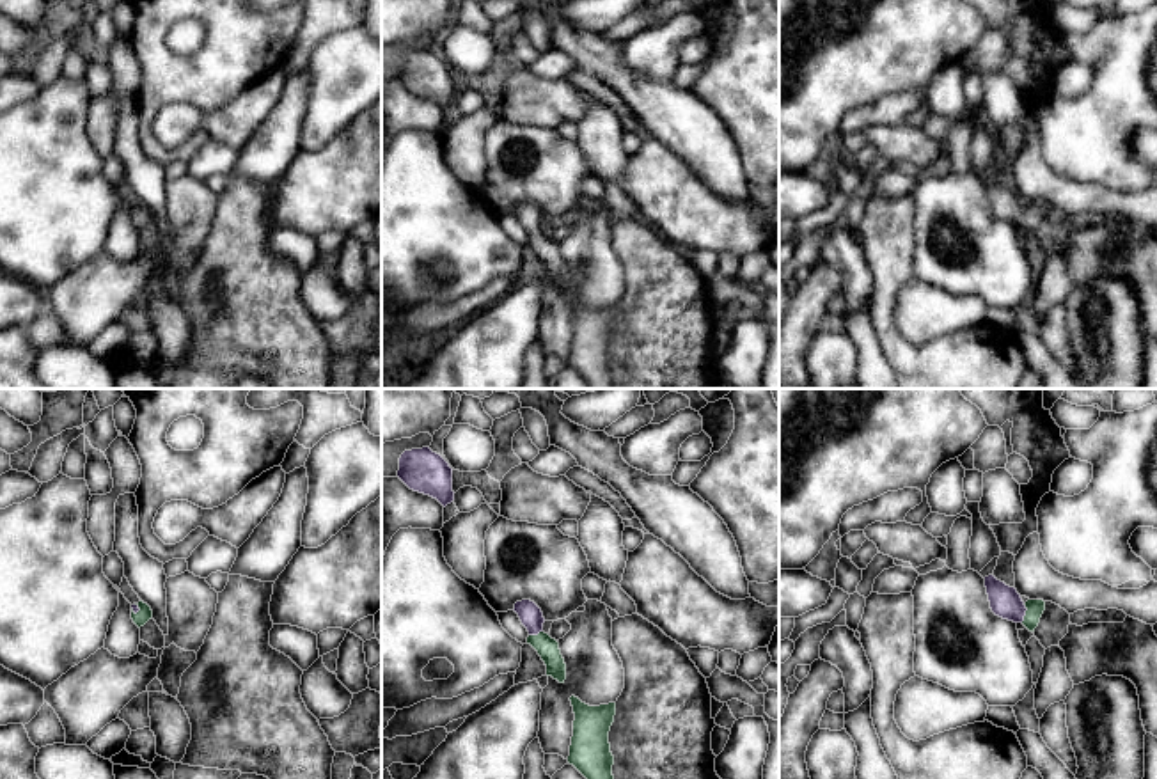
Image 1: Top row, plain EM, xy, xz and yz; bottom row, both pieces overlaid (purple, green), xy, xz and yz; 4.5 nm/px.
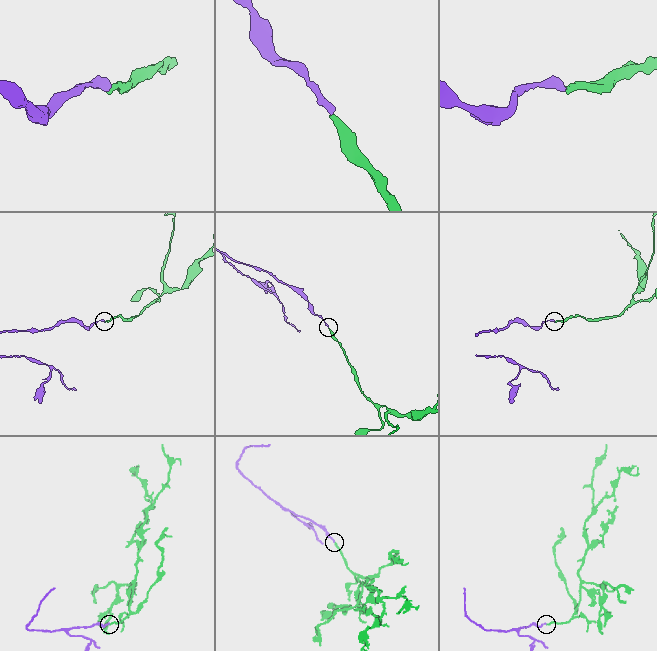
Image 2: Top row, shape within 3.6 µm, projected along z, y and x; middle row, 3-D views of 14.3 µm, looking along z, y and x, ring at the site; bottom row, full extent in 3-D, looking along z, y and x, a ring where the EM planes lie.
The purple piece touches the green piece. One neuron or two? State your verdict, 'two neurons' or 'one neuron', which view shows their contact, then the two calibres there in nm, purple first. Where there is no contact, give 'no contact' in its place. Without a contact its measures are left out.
one neuron; meets purple in yz; 140 nm thick on the purple side, 80 nm on the other

